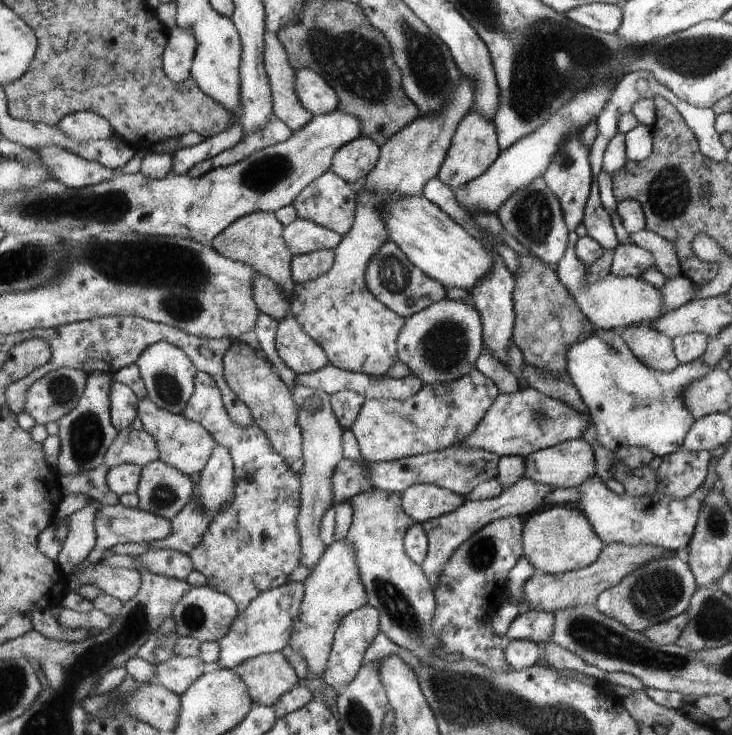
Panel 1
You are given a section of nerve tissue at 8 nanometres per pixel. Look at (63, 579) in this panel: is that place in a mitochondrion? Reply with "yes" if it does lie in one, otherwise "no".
no

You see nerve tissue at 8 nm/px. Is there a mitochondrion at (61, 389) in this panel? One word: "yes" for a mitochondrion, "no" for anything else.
yes

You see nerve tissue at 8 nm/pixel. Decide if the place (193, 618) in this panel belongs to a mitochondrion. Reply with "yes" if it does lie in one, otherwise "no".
yes

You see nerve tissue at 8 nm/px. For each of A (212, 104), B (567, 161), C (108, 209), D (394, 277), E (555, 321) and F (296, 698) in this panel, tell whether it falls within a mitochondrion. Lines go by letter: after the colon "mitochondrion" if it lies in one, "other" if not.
A: other
B: mitochondrion
C: mitochondrion
D: mitochondrion
E: mitochondrion
F: other

